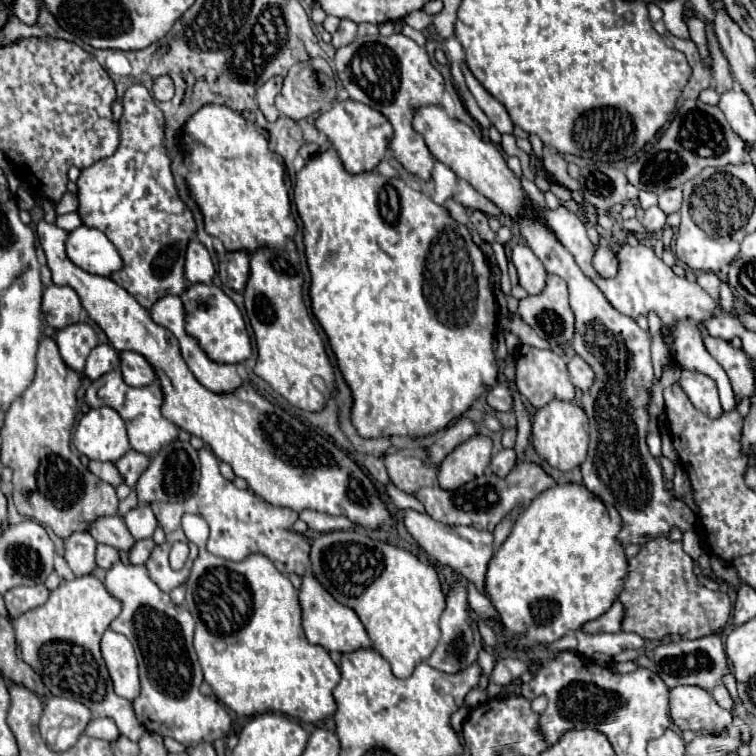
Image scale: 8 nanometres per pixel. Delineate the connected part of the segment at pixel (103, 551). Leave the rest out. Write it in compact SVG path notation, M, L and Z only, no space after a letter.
M98 545L98 551L96 551L96 563L98 563L98 567L110 569L118 559L120 557L118 557L116 549L112 549L110 545Z

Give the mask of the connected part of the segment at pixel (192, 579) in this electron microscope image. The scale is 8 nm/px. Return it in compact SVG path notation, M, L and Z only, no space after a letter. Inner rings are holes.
M200 551L186 581L186 607L196 621L194 649L212 693L240 717L280 711L302 723L318 723L336 713L332 689L340 681L340 669L328 651L310 645L302 629L298 589L264 555L250 555L240 563Z

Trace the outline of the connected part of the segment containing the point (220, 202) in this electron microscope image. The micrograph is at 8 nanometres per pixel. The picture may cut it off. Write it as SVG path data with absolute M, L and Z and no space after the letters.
M206 105L186 123L182 131L182 145L188 151L184 163L188 167L186 181L190 193L204 215L206 231L212 237L218 237L226 251L246 251L252 255L260 247L284 249L286 243L294 239L296 221L290 213L284 163L280 155L270 151L268 139L256 131L254 123L246 121L240 113L228 109L226 105Z

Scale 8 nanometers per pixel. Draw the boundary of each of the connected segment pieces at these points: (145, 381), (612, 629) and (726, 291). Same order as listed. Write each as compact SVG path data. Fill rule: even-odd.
M124 351L120 353L120 359L122 359L122 375L124 375L124 381L132 387L144 387L144 385L150 385L156 381L156 373L152 369L152 365L136 351Z
M614 601L614 605L604 615L594 619L594 625L584 623L582 631L586 631L586 633L618 633L622 619L624 619L624 607L620 601Z
M722 283L720 287L720 299L718 299L718 305L724 313L734 313L734 295L728 287L728 283Z

